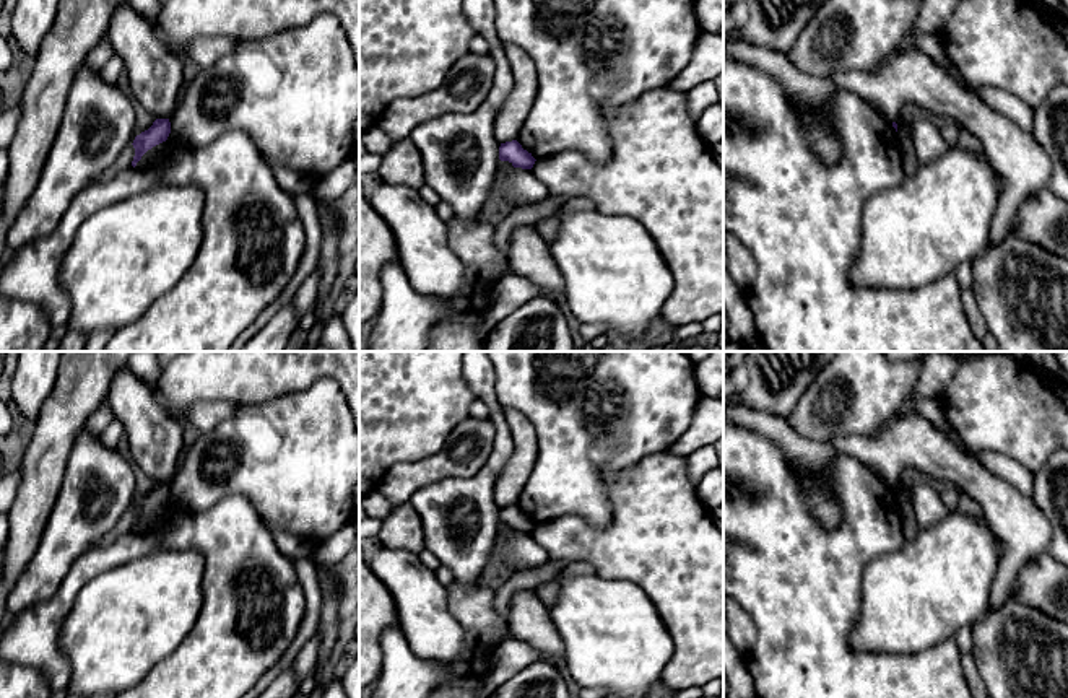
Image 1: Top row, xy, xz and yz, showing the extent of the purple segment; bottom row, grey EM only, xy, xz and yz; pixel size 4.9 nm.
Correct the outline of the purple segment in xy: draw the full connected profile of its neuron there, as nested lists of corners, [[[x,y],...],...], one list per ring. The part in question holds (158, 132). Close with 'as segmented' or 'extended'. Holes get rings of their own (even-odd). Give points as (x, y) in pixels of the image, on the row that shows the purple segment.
[[[156,119],[148,130],[137,135],[133,143],[132,143],[133,148],[135,148],[135,156],[133,156],[132,166],[135,168],[137,163],[141,159],[141,156],[148,150],[151,150],[153,146],[166,142],[169,133],[171,133],[169,119]]] | as segmented

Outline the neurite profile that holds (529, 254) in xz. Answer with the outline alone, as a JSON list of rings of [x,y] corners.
[[[533,225],[517,226],[509,244],[509,268],[528,278],[540,296],[551,298],[559,306],[566,301],[566,283],[556,265],[548,242],[535,231]]]

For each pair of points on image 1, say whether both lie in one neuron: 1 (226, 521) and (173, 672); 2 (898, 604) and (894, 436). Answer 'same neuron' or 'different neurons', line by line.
1: same neuron
2: different neurons

